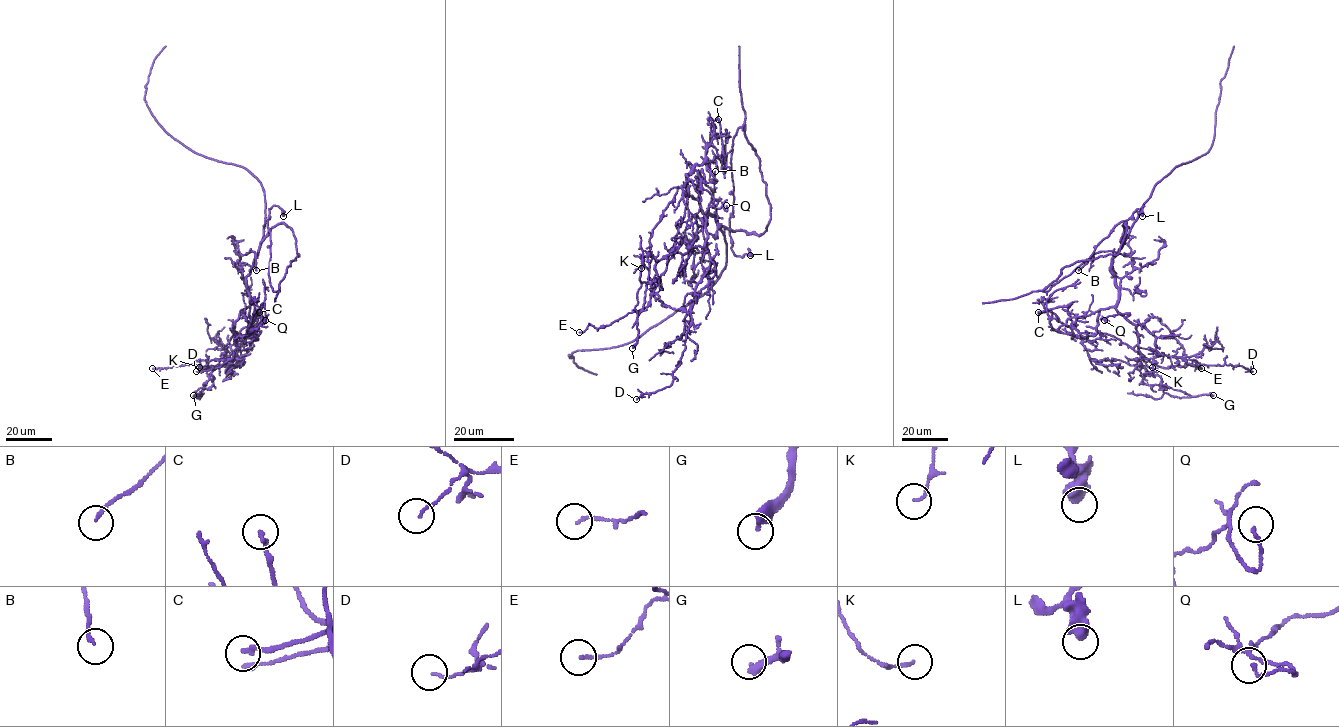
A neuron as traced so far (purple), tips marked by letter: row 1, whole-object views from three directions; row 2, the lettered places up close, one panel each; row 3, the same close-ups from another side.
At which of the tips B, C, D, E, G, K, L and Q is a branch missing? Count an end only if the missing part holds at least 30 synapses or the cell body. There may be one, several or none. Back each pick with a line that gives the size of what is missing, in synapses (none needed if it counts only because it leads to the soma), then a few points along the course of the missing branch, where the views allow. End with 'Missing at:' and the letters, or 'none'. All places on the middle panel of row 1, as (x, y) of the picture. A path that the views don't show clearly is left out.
Missing at: none

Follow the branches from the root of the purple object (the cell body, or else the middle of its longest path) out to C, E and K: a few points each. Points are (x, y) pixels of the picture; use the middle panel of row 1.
C: (729, 230), (710, 214), (704, 224), (700, 203), (686, 196), (695, 165), (716, 157), (723, 162), (718, 119)
E: (729, 230), (710, 214), (704, 224), (700, 203), (686, 194), (675, 248), (650, 303), (579, 332)
K: (729, 230), (710, 214), (702, 222), (700, 203), (686, 196), (687, 176), (653, 230), (641, 268)

